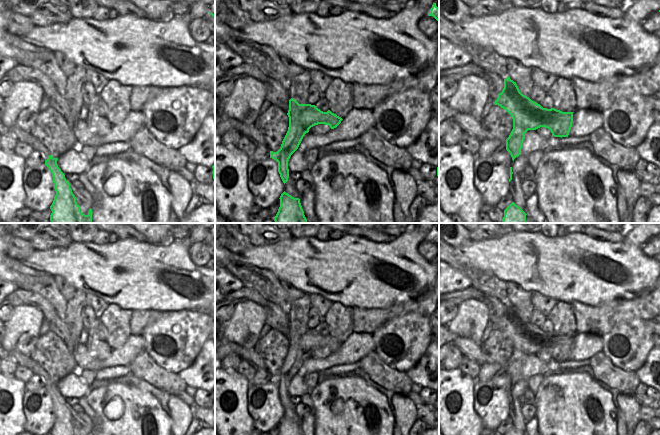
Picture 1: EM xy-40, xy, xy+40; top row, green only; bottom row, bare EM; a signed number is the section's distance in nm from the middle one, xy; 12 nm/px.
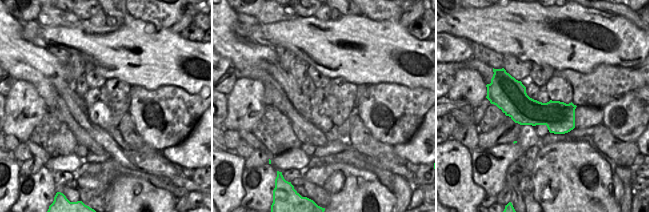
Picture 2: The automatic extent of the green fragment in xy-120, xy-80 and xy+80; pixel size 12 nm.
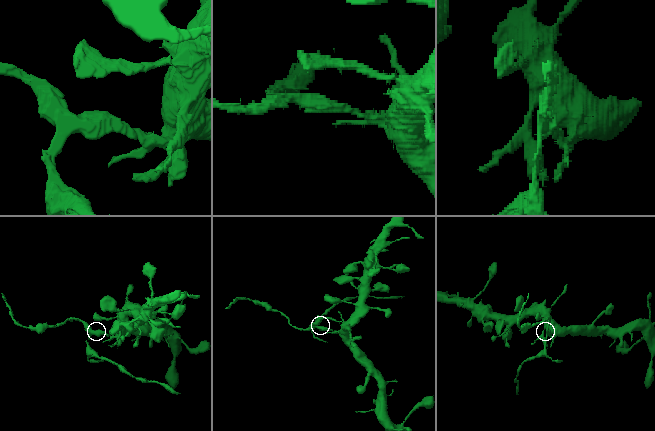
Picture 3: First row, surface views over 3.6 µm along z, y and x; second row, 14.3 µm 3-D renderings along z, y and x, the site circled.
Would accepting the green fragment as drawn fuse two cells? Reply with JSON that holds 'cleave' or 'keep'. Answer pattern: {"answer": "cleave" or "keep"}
{"answer": "cleave"}

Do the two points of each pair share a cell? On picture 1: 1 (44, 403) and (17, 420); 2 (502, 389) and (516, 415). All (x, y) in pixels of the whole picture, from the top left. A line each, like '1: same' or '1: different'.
1: different
2: different

